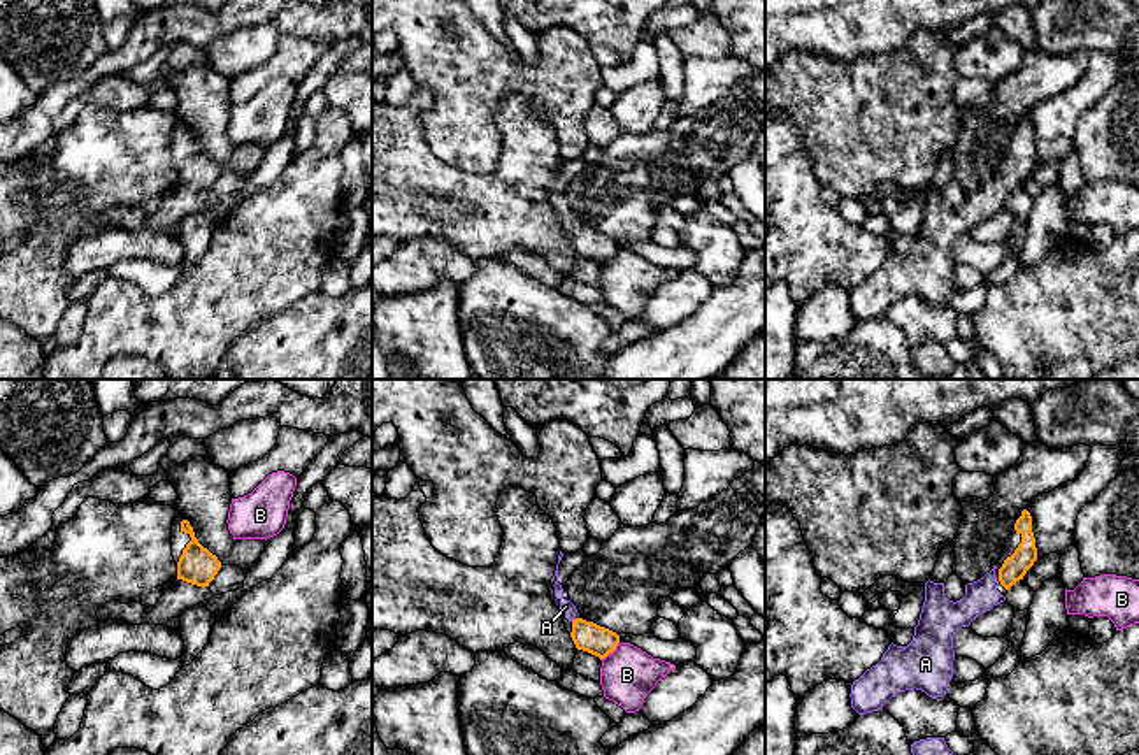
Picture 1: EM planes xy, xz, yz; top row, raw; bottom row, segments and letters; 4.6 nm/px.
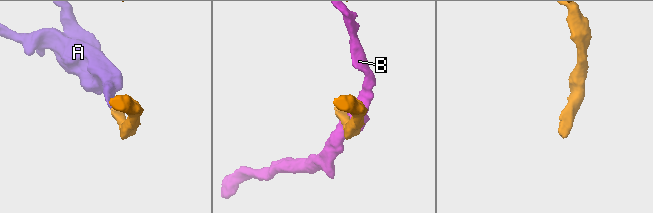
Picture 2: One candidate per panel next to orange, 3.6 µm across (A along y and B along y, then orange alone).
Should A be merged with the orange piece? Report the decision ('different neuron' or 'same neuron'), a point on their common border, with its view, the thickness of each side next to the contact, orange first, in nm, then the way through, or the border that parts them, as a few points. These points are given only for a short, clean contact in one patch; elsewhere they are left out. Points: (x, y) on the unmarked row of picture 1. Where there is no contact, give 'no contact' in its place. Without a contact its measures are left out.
same neuron; contact xz (573, 227); calibres 140 and 60 nm; way xz (587, 243), (573, 227), (565, 213)

